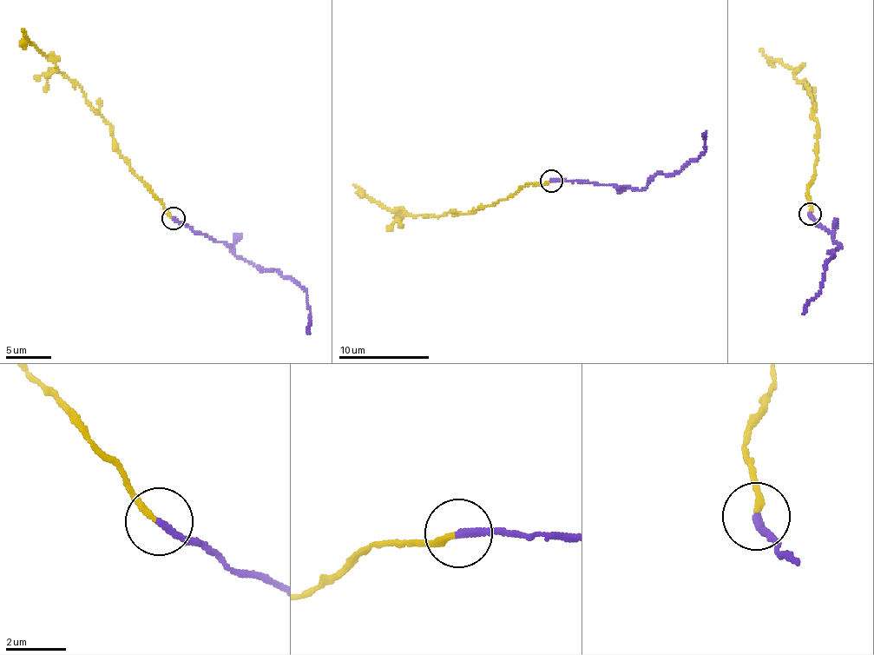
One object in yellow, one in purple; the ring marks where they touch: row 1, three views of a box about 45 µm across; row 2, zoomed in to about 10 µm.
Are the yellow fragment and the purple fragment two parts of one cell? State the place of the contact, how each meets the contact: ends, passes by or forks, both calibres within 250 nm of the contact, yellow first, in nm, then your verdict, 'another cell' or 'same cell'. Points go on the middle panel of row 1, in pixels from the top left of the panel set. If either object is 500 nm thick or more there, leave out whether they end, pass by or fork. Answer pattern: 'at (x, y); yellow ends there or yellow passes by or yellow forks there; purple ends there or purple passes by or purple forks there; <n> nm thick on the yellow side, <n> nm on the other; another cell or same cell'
at (551, 181); yellow ends there; purple ends there; 200 nm thick on the yellow side, 240 nm on the other; another cell

